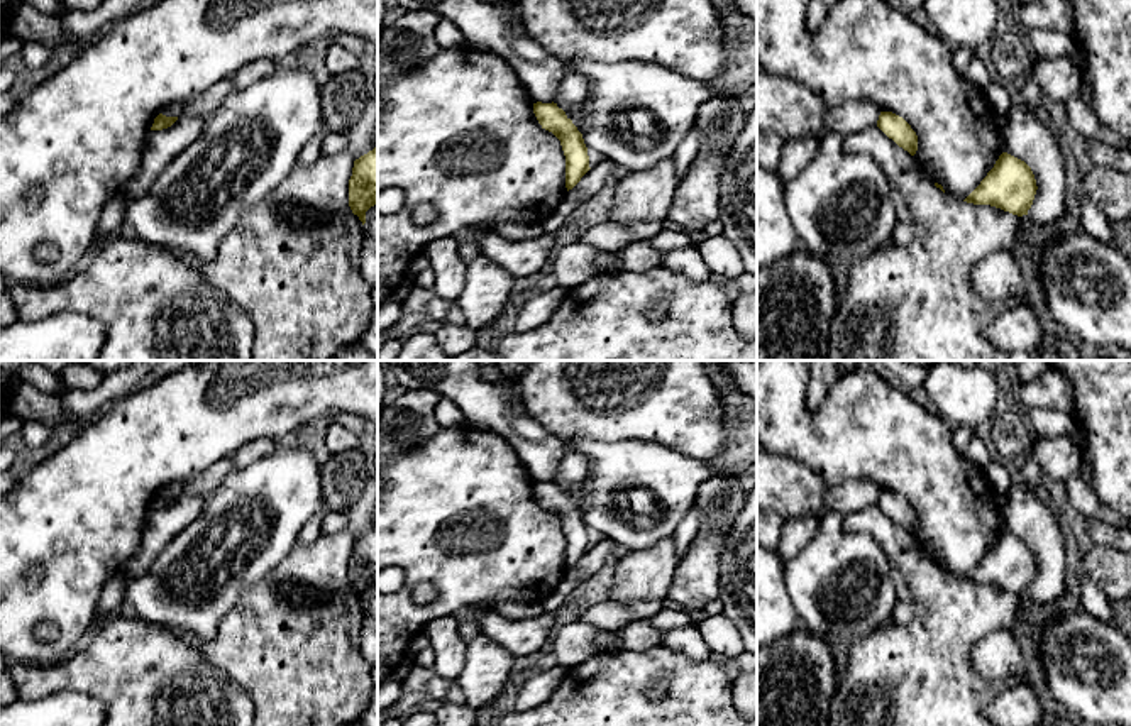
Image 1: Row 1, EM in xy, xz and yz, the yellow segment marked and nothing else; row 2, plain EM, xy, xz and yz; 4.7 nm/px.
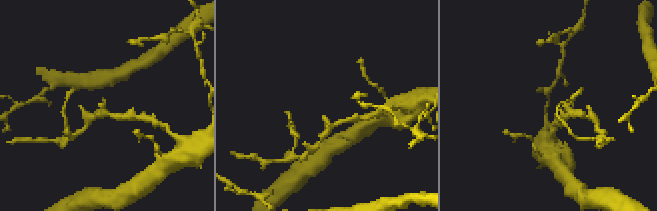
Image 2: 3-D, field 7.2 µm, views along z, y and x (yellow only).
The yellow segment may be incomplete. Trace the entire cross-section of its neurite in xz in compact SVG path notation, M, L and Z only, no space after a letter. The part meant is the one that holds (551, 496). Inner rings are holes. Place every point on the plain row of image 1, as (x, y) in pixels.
M533 482L533 492L542 508L552 511L562 525L566 535L566 567L572 569L591 548L588 526L582 513L557 482Z

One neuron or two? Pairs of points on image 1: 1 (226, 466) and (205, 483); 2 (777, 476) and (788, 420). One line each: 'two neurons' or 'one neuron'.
1: one neuron
2: two neurons

